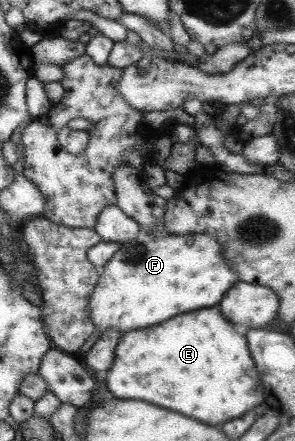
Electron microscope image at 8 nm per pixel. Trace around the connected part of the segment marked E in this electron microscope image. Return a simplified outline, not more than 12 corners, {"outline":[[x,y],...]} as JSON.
{"outline":[[219,307],[121,334],[104,385],[217,425],[260,406]]}

